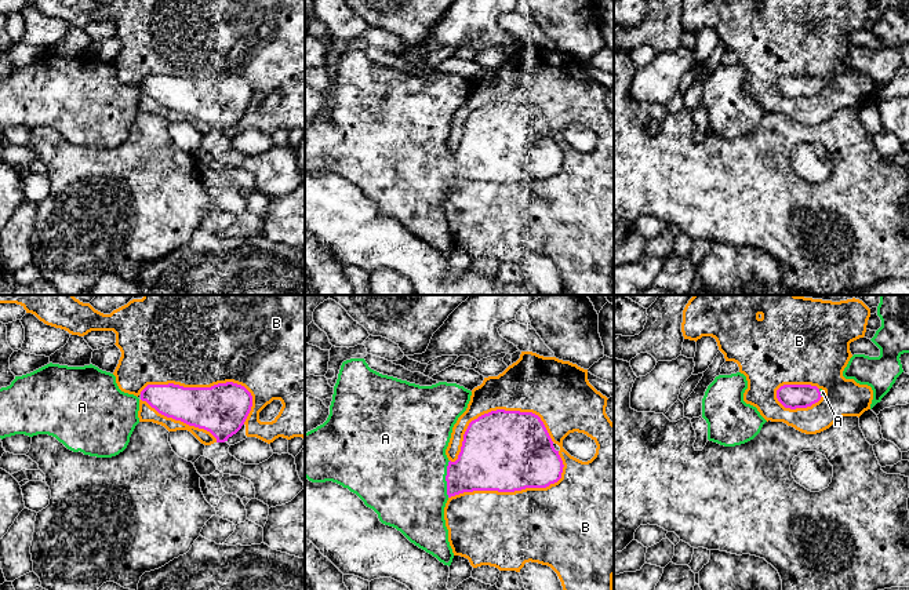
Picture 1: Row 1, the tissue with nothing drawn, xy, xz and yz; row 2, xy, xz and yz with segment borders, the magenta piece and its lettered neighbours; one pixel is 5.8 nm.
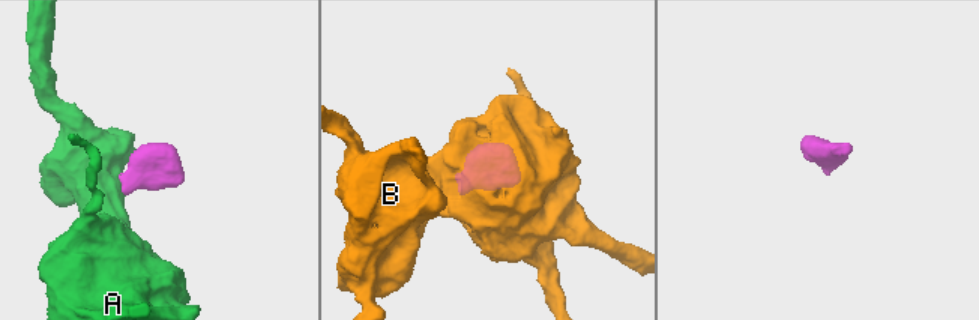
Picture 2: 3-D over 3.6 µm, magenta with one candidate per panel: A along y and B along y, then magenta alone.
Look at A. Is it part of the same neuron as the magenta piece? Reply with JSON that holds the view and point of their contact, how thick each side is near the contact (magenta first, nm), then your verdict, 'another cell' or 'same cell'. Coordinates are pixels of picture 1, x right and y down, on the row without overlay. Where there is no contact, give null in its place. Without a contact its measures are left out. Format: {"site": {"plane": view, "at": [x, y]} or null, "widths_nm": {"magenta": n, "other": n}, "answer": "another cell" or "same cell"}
{"site": {"plane": "xz", "at": [446, 170]}, "widths_nm": {"magenta": 320, "other": 500}, "answer": "same cell"}

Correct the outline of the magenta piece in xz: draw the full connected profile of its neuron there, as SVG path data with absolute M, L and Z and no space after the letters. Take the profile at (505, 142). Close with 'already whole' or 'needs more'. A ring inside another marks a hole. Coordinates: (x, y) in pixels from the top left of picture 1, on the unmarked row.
M364 50L346 51L334 77L327 112L305 124L305 168L312 174L332 172L348 179L378 205L382 215L396 219L411 234L450 258L454 244L448 233L444 199L451 187L473 182L515 183L546 179L561 170L564 159L538 106L505 101L491 102L472 112L463 125L458 150L451 153L446 141L452 119L466 102L470 87L470 81L457 74L419 77L382 66L371 61Z; needs more

